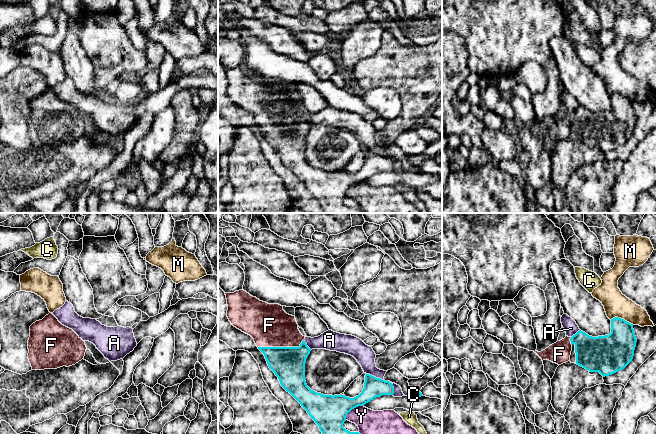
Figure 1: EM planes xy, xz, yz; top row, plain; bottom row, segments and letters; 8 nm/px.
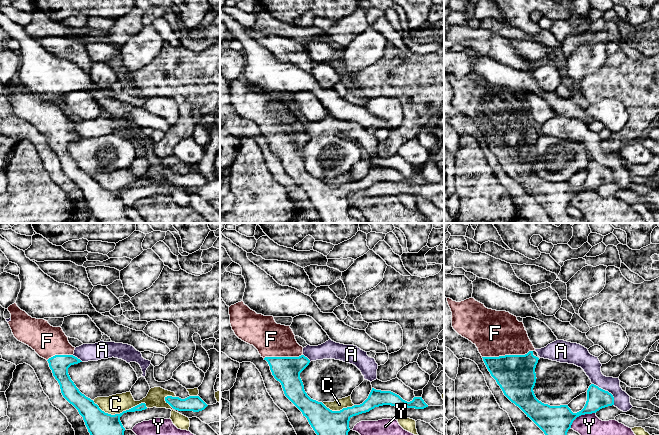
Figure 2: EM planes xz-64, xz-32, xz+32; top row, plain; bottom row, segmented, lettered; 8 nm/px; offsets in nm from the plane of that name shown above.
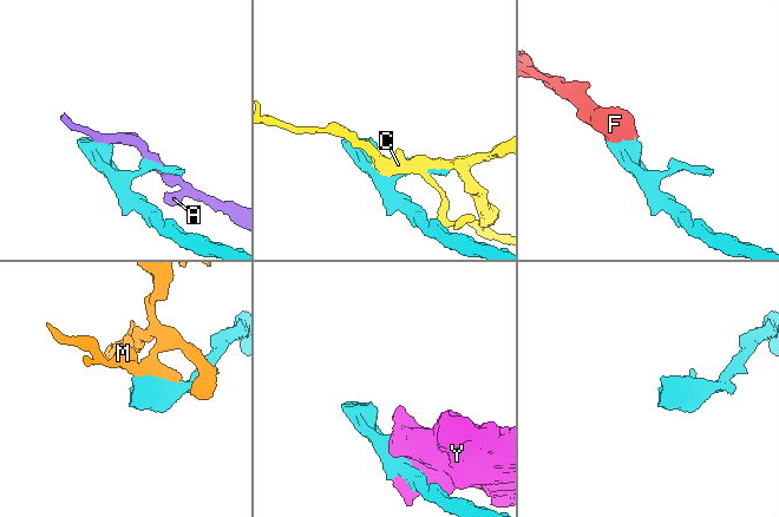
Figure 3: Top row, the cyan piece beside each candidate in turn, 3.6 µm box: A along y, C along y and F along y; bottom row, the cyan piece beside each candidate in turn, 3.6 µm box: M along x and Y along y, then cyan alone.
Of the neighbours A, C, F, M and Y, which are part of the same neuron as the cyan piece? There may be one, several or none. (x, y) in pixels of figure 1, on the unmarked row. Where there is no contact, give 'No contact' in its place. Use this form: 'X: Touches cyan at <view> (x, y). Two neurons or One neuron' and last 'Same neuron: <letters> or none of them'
A: Touches cyan at xz (375, 153). Two neurons
C: Touches cyan at xz (342, 171). Two neurons
F: Touches cyan at xz (281, 123). One neuron
M: Touches cyan at yz (622, 95). Two neurons
Y: Touches cyan at xz (352, 184). Two neurons
Same neuron: F

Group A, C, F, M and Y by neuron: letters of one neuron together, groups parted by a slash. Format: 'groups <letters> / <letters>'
groups A / C / F / M / Y

